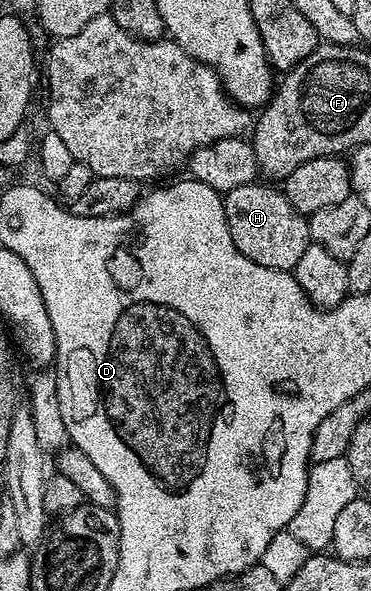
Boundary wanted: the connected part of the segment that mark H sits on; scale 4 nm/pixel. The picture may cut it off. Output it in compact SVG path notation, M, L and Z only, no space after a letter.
M254 181L239 185L239 189L224 192L227 229L231 233L231 241L235 241L235 249L239 249L243 257L255 261L255 265L267 265L267 269L292 272L311 242L309 220L295 210L291 201L287 201L284 190L277 188L276 191L273 187L276 186Z

